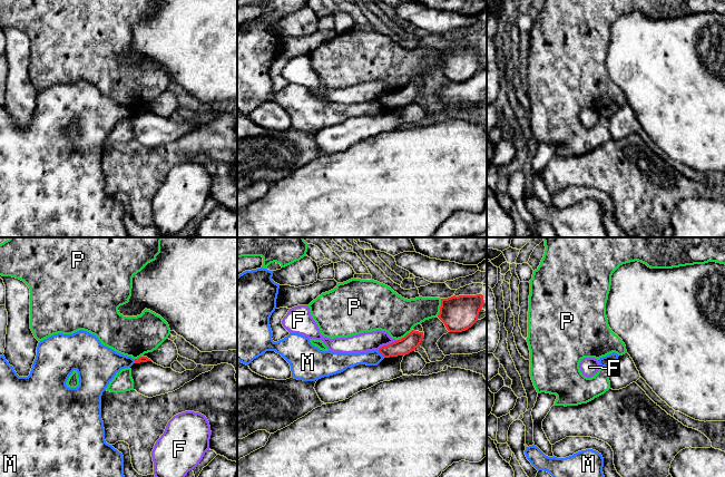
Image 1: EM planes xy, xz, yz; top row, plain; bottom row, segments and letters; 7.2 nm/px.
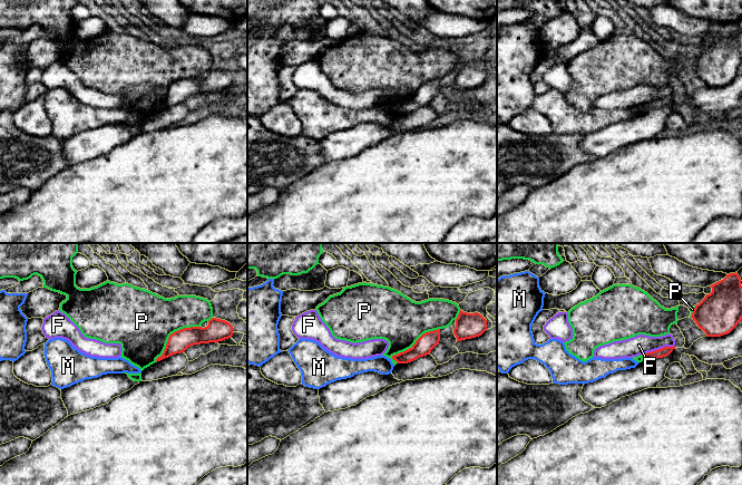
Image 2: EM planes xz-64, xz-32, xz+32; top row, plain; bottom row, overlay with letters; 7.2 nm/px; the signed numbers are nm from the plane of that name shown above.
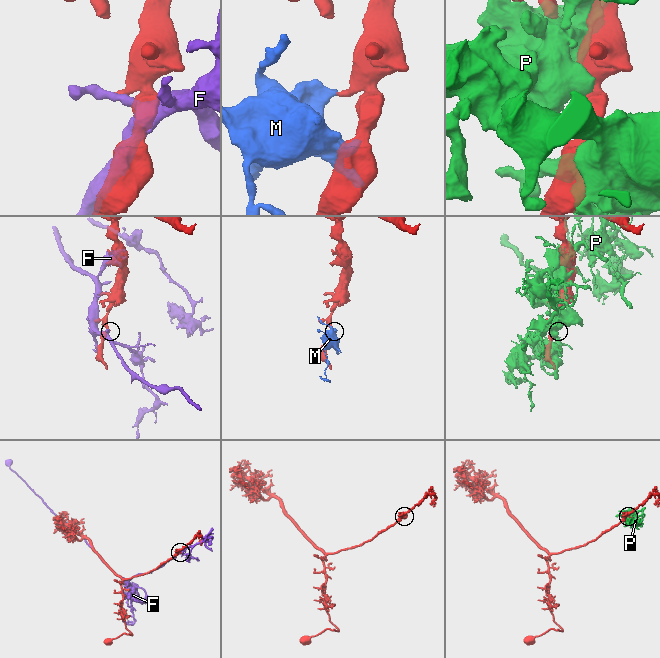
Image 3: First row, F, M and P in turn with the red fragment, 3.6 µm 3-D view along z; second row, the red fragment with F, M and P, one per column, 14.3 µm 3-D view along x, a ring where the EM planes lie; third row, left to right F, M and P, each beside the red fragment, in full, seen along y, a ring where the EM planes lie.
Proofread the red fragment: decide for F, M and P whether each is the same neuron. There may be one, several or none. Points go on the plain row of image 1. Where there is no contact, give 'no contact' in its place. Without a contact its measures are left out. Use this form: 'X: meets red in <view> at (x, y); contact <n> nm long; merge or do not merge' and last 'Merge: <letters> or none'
F: meets red in xz at (390, 94); contact 190 nm long; do not merge
M: meets red in xz at (381, 104); contact 80 nm long; do not merge
P: meets red in xz at (440, 58); contact 130 nm long; do not merge
Merge: none

